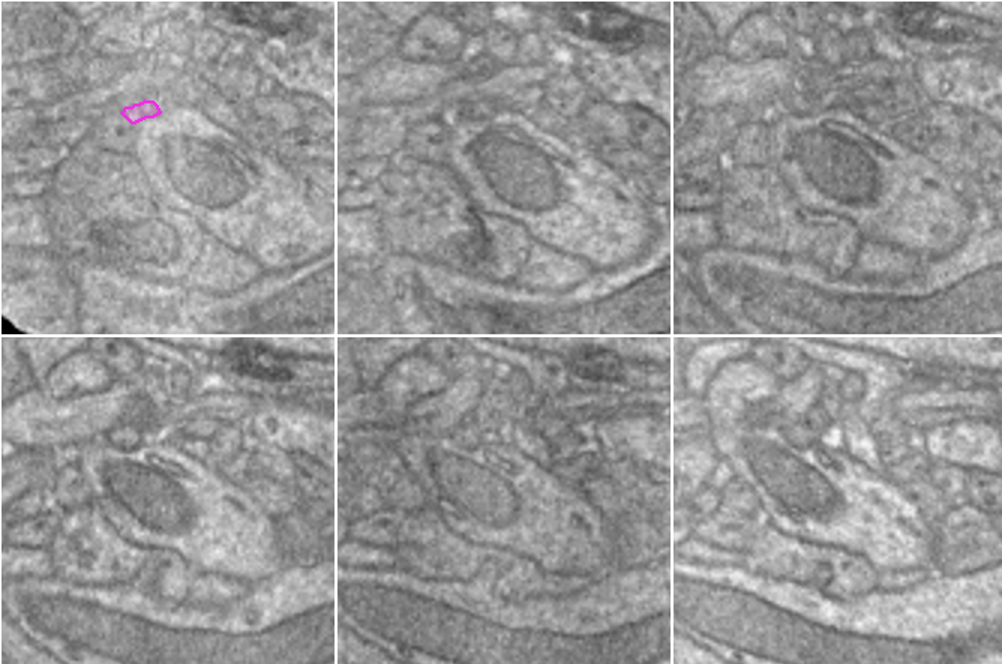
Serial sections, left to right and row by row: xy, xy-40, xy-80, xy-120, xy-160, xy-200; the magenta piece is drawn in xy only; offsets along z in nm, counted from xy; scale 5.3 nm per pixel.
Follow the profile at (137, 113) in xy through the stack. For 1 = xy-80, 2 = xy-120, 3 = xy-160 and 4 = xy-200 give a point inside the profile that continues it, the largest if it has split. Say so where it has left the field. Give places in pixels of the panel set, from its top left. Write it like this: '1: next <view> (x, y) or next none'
1: next xy-80 (789, 102)
2: next xy-120 (123, 436)
3: next xy-160 (464, 436)
4: next xy-200 (795, 435)

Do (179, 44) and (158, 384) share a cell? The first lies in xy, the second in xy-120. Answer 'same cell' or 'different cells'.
same cell

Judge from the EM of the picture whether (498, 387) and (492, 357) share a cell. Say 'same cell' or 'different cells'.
different cells

